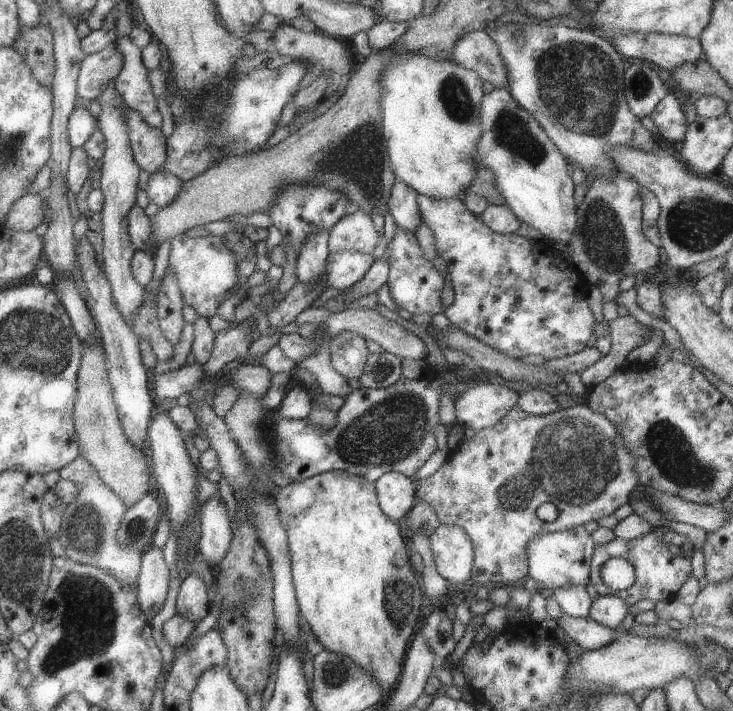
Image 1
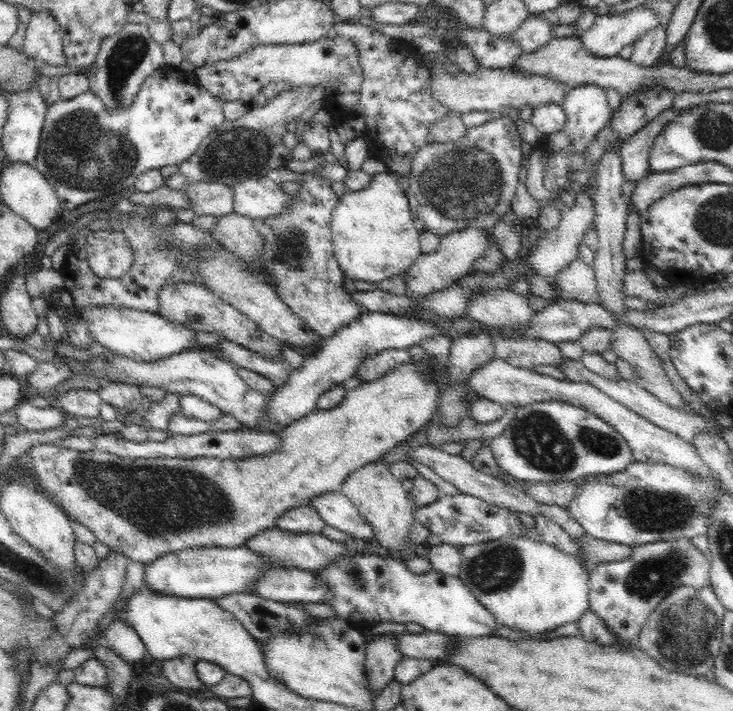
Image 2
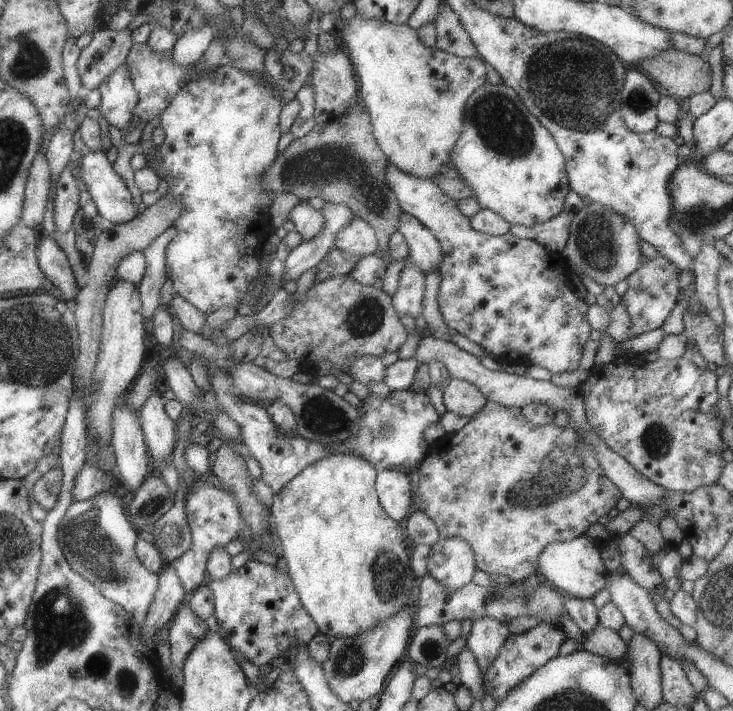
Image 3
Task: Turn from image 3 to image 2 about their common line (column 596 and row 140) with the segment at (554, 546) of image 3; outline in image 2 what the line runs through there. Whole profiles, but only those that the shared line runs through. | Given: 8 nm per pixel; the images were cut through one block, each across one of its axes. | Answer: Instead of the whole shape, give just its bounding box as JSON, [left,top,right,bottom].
[543,84,612,155]

